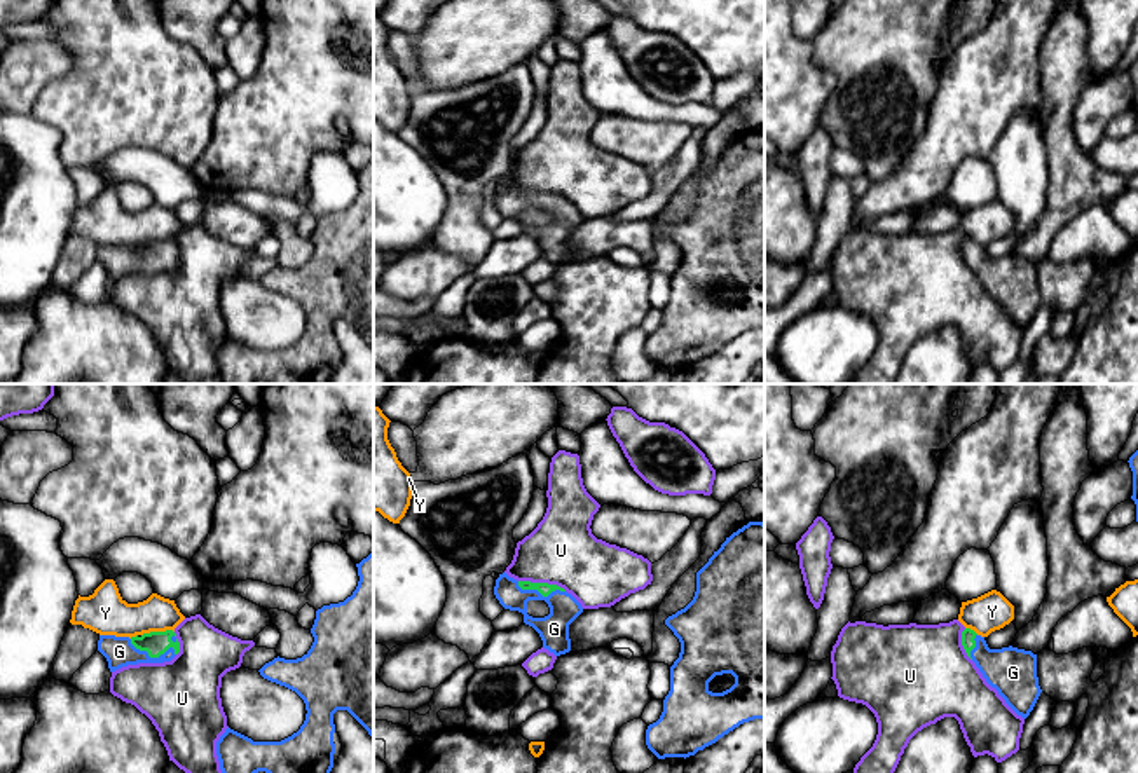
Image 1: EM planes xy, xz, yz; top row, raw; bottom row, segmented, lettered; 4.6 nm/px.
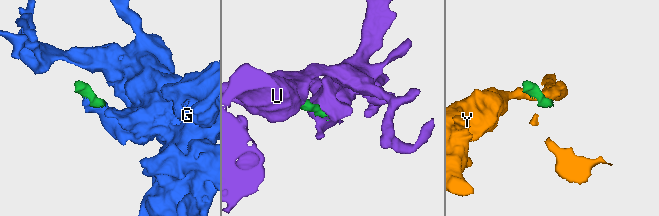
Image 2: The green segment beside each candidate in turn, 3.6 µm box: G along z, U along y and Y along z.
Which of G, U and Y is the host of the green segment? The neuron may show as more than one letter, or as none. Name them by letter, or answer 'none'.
G

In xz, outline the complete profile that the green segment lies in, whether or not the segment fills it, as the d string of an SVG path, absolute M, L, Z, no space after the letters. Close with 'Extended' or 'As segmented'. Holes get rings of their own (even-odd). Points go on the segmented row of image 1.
M503 572L496 579L494 595L504 609L524 614L524 623L539 633L545 649L555 656L571 651L569 625L583 612L583 607L564 588L548 583L517 581ZM529 600L545 600L550 614L545 618L529 616Z. Extended

